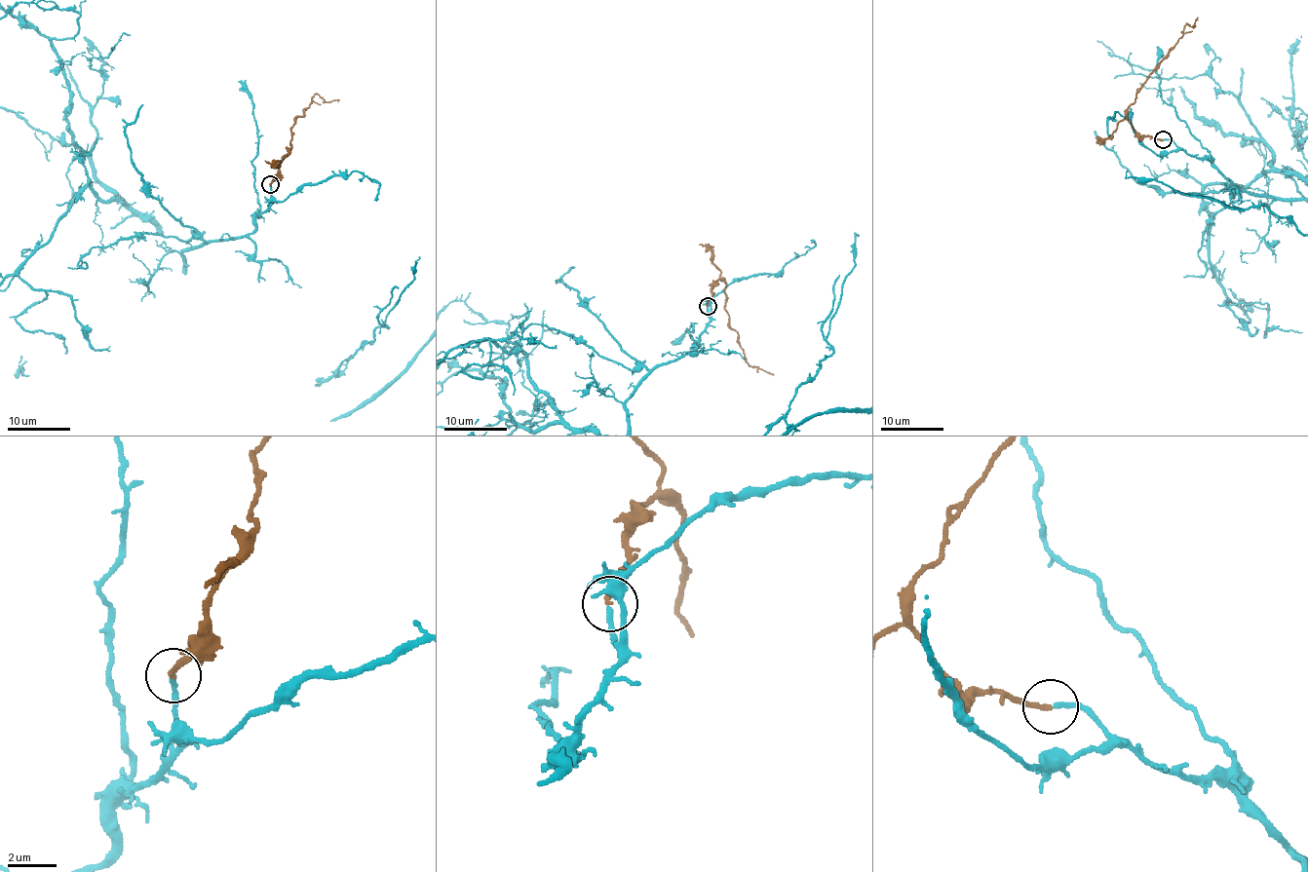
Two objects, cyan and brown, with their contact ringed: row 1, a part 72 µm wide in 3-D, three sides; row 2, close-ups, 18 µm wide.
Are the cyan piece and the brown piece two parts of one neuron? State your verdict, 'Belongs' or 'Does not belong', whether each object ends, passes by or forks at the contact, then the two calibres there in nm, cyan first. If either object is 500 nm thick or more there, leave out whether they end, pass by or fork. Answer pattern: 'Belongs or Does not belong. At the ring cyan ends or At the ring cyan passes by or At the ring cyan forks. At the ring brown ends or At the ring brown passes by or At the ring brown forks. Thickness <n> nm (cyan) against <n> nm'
Belongs. At the ring cyan ends. At the ring brown ends. Thickness 200 nm (cyan) against 200 nm

